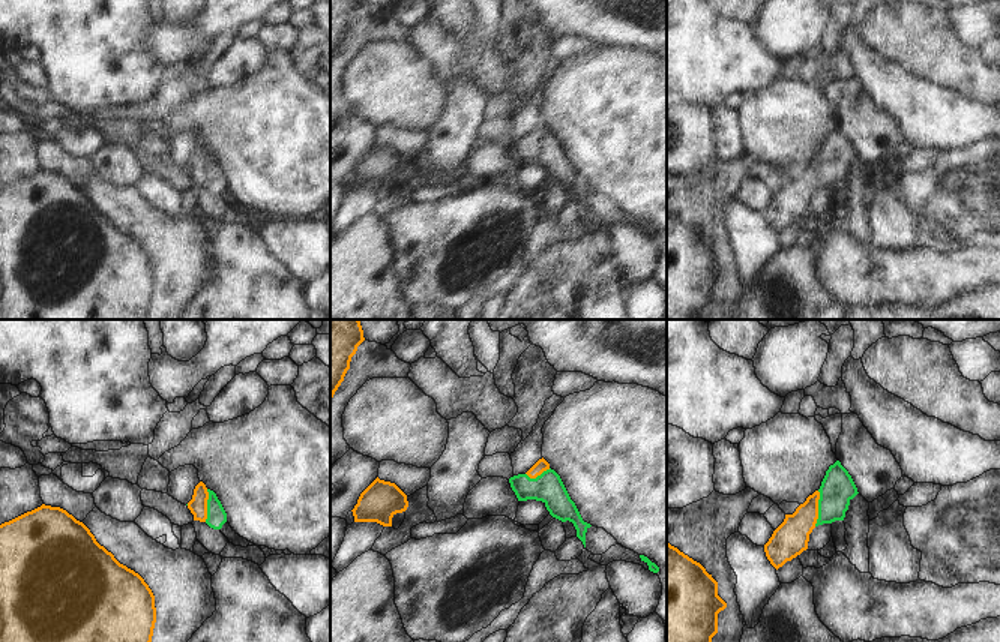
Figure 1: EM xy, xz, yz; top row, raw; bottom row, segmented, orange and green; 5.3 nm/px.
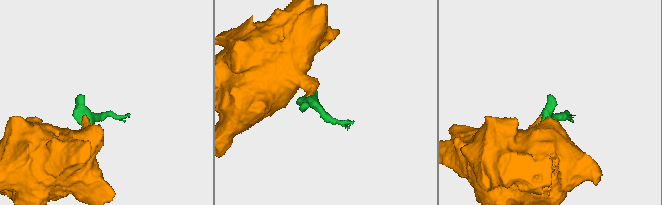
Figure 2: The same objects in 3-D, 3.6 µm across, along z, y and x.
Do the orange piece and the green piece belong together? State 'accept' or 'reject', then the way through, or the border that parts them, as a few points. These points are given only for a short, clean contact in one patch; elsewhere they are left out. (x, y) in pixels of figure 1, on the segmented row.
accept; way yz (790, 539), (817, 509), (837, 489)

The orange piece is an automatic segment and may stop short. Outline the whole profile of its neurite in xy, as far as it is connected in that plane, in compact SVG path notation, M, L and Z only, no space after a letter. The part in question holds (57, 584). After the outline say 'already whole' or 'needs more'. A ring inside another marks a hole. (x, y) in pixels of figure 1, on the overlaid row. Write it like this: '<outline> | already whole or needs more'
M42 504L41 507L0 525L0 642L152 642L155 622L155 596L149 585L144 582L144 579L134 570L120 564L111 552L108 552L96 542L90 530L83 522L77 520L72 514L69 514L66 510Z | already whole

